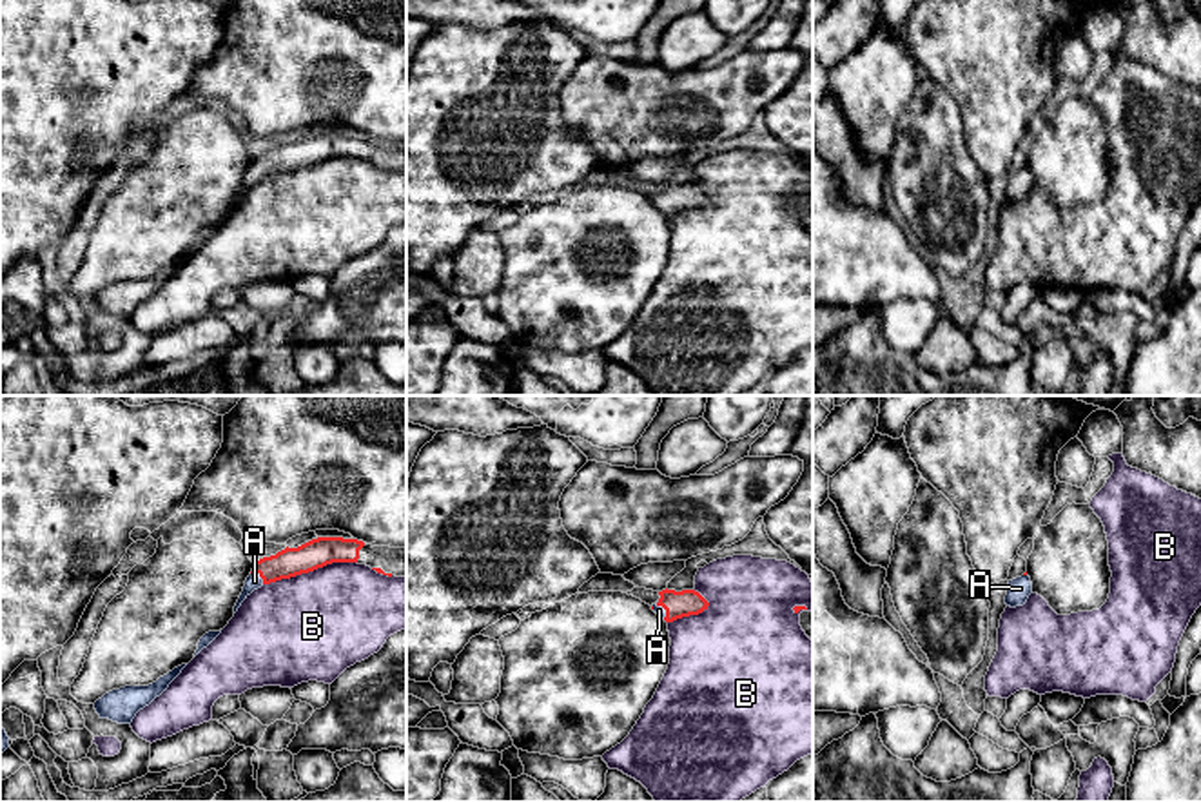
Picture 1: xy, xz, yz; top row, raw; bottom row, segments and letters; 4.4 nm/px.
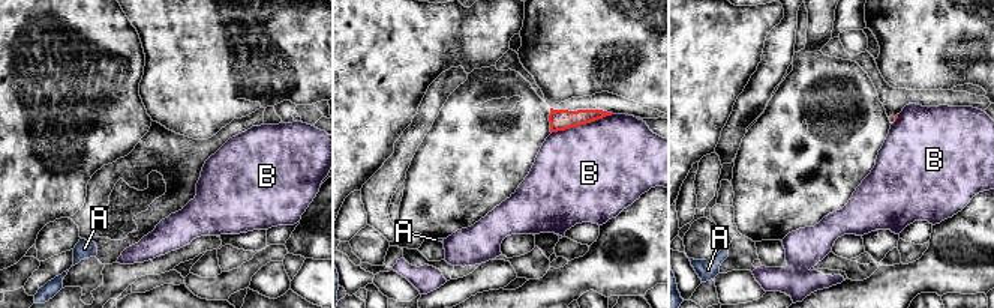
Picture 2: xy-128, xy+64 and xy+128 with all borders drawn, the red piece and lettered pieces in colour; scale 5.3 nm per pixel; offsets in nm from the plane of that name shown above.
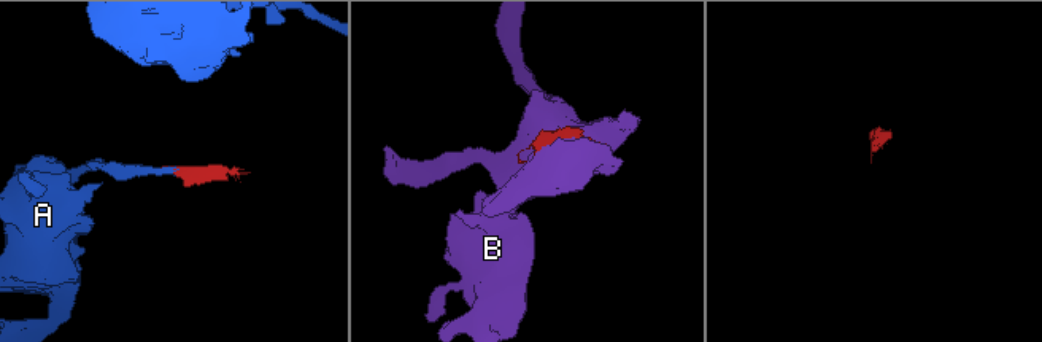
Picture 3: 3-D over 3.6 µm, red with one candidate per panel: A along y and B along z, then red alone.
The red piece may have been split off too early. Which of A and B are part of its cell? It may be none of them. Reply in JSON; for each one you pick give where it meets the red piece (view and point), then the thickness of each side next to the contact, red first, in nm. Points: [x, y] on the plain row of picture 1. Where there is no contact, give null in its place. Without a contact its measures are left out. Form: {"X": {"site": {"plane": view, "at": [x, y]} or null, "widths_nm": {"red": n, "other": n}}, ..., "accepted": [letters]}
{"A": {"site": {"plane": "xy", "at": [260, 169]}, "widths_nm": {"red": 130, "other": 70}}, "accepted": ["A"]}

